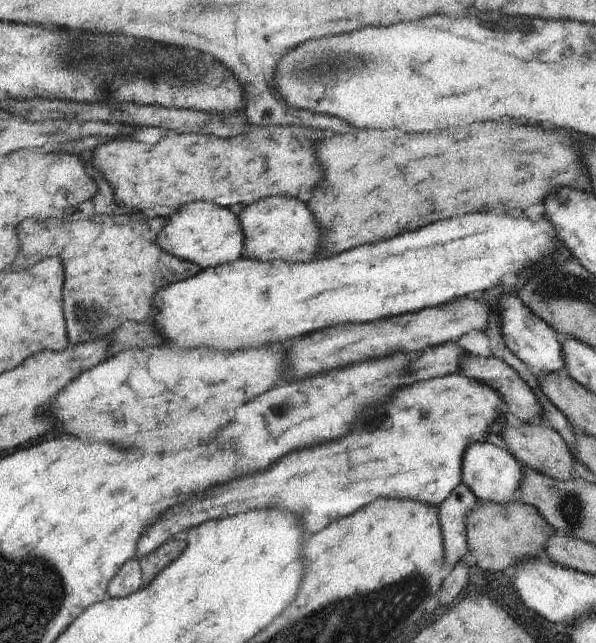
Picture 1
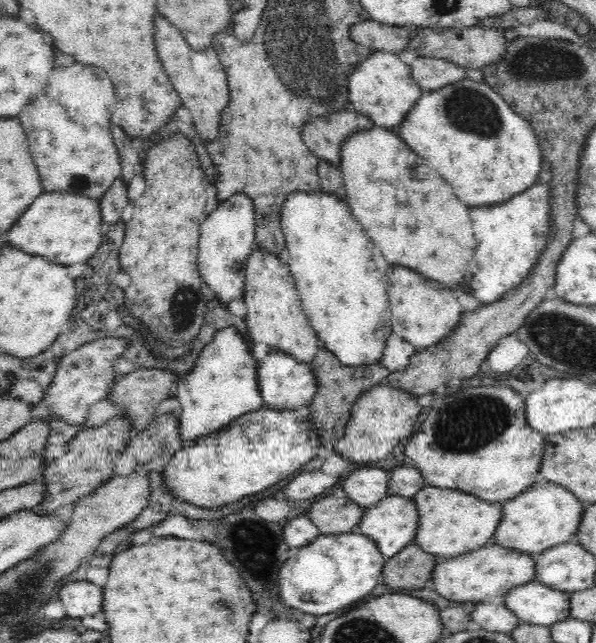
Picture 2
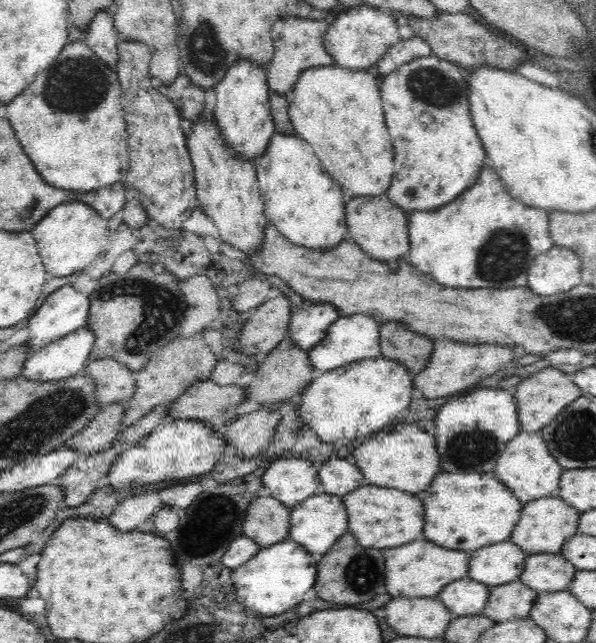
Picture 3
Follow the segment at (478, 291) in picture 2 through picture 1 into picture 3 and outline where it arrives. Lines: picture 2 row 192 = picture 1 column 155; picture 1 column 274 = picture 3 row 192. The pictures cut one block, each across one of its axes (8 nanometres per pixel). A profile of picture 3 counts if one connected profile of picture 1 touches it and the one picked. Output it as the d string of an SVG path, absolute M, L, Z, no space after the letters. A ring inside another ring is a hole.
M489 164L483 167L479 172L477 181L472 186L469 186L469 188L470 190L466 190L466 192L462 191L454 202L448 202L446 206L440 206L438 210L432 210L432 212L422 212L422 210L418 210L418 212L414 212L414 214L408 216L410 246L405 259L408 260L412 266L415 266L420 273L424 273L427 276L430 276L433 281L438 282L438 284L450 286L450 288L476 289L514 288L514 286L526 287L528 269L532 266L534 259L538 255L544 254L544 252L555 246L555 243L550 238L548 211L526 206L524 203L516 200L513 196L510 196L508 191L505 189L503 180Z

